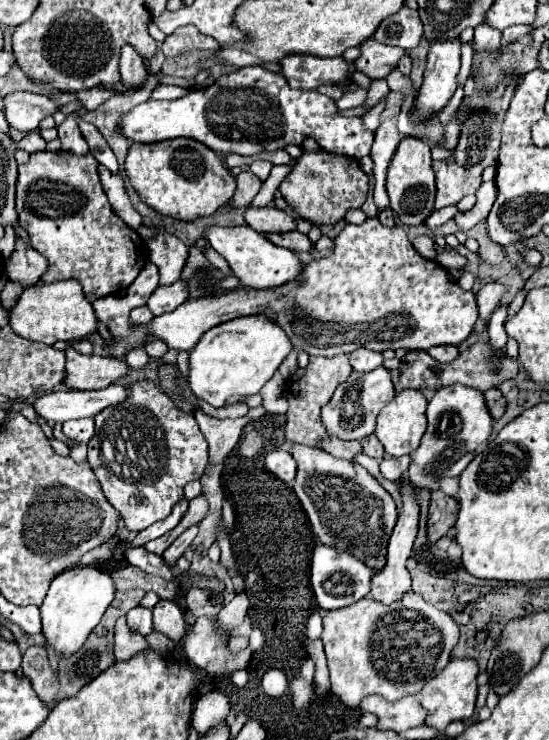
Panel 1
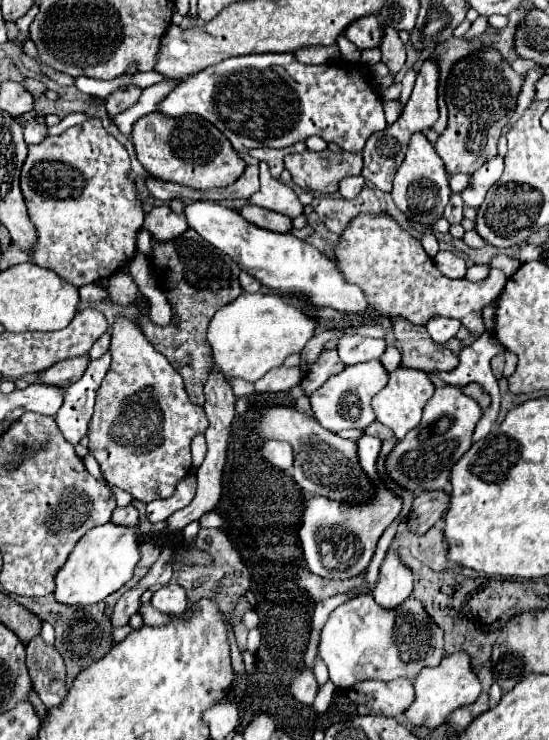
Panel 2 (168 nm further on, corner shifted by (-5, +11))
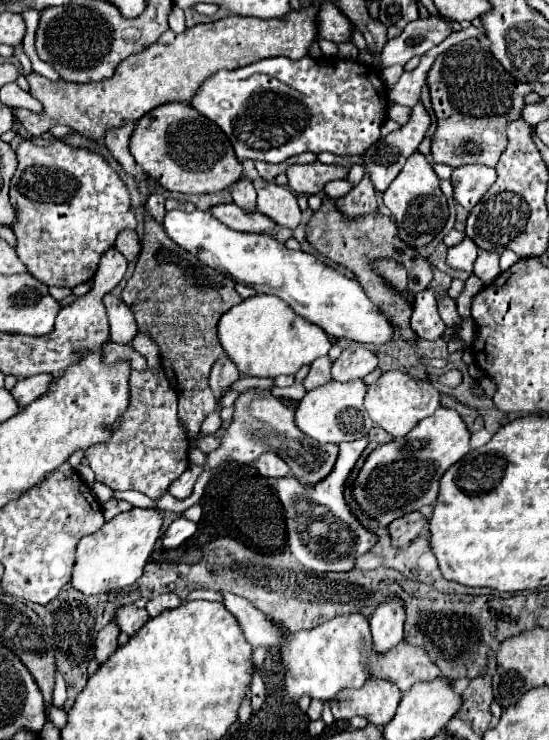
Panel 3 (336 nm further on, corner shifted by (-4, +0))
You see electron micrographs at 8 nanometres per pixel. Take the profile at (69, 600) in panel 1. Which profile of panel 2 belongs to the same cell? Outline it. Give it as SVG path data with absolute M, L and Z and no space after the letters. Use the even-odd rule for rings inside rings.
M115 523L91 529L55 575L55 601L69 607L89 607L103 601L133 577L139 555L139 539L133 529L123 529Z

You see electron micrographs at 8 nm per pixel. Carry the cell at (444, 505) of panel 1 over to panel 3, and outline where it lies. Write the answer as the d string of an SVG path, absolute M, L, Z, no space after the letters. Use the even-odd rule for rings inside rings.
M410 512L398 520L394 520L390 526L388 526L388 532L390 532L390 540L392 540L392 546L400 548L400 546L406 546L410 544L422 530L422 526L426 524L426 518L420 514L420 512Z

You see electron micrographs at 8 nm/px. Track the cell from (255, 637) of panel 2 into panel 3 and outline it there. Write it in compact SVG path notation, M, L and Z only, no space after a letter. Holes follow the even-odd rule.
M220 592L224 608L238 618L238 624L253 649L259 646L270 648L275 646L282 654L284 664L284 698L288 704L298 702L302 696L310 696L312 700L330 700L342 688L360 688L368 678L386 678L394 682L402 692L410 690L416 682L430 682L440 676L438 666L422 652L422 648L414 648L406 642L398 644L394 652L386 656L374 656L370 652L370 626L368 618L350 614L334 618L318 628L302 630L294 634L284 634L281 627L254 608L252 602L236 596L232 592Z

